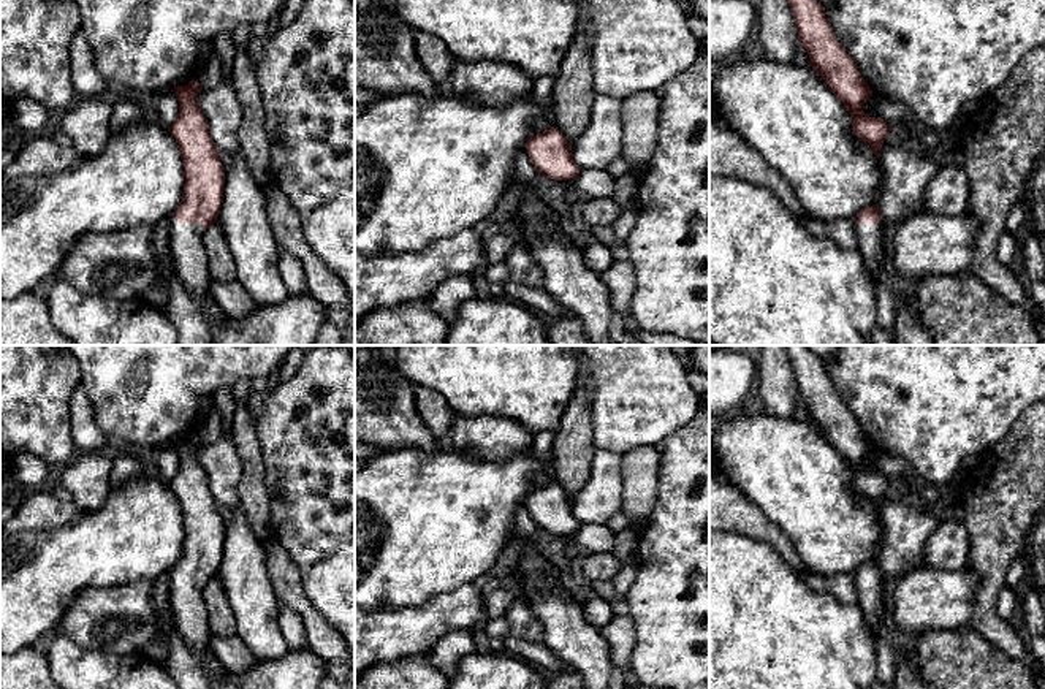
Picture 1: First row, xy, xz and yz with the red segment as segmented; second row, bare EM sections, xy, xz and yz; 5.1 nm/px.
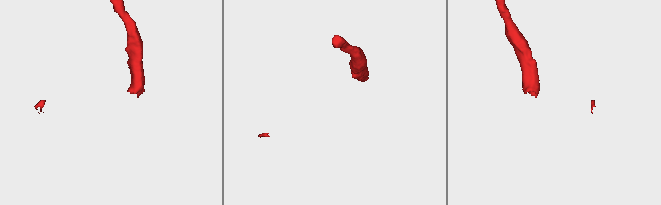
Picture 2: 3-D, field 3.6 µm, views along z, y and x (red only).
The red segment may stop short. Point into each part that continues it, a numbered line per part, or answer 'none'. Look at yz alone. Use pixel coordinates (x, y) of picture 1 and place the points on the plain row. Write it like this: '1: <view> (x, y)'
1: yz (871, 591)

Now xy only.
1: xy (186, 594)

